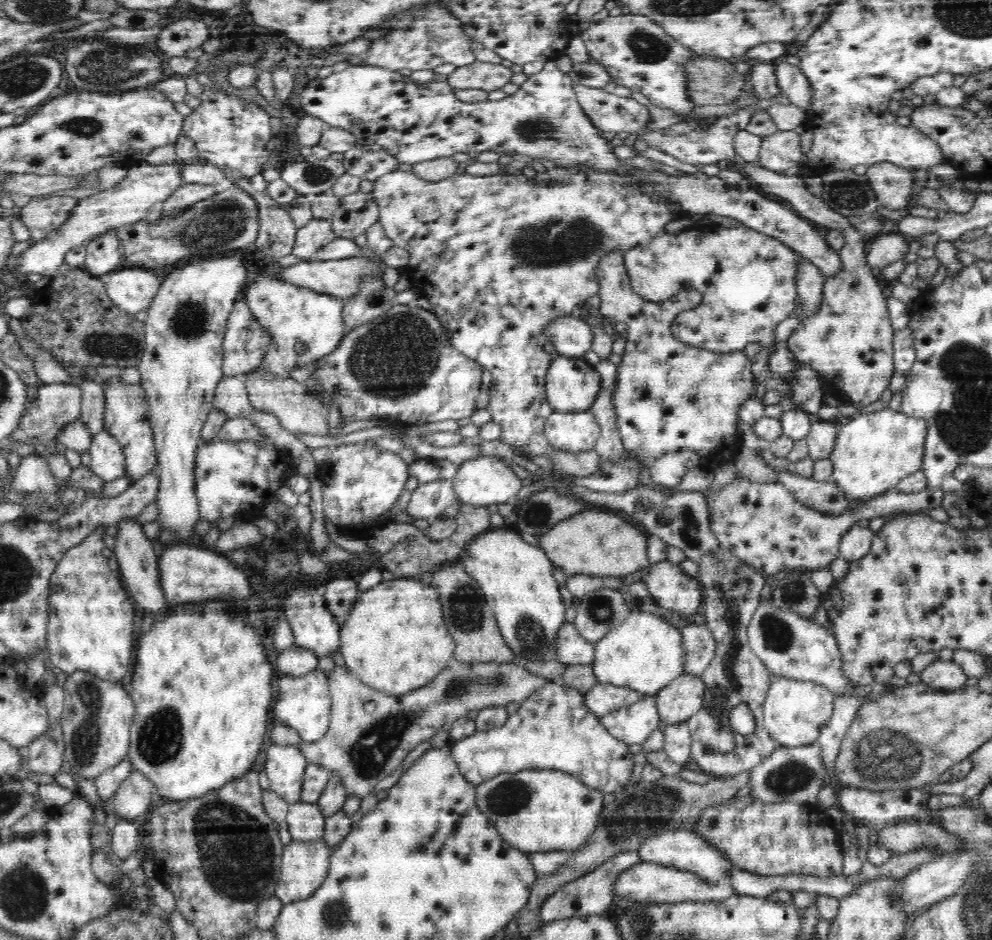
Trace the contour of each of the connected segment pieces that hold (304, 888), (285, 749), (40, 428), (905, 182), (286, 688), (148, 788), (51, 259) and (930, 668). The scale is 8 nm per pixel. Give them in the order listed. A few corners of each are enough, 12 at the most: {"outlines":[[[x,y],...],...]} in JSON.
{"outlines":[[[292,842],[283,851],[275,897],[306,900],[324,882],[332,849]],[[270,746],[270,790],[300,801],[308,763],[300,748]],[[42,384],[8,442],[48,444],[79,418],[82,393]],[[889,162],[867,167],[879,204],[910,207],[921,185]],[[320,668],[280,676],[275,722],[304,742],[330,728],[331,694]],[[138,770],[121,783],[107,809],[123,820],[144,820],[152,782]],[[142,160],[16,258],[52,277],[76,246],[142,221],[182,186],[180,160]],[[936,659],[919,672],[929,688],[956,691],[966,673],[953,659]]]}

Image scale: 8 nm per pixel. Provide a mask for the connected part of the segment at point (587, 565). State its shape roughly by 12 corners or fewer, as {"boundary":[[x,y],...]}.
{"boundary":[[586,510],[539,536],[567,576],[621,579],[651,566],[647,534]]}

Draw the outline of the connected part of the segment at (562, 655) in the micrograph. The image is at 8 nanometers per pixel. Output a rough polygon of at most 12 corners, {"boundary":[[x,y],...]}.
{"boundary":[[573,622],[558,631],[556,660],[591,664],[594,642],[579,637]]}

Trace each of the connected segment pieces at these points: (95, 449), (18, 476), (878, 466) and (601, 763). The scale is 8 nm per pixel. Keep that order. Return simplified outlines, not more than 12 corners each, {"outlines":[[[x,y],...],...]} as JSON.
{"outlines":[[[102,430],[89,448],[90,469],[105,481],[125,475],[120,443]],[[22,458],[9,485],[53,495],[57,482],[47,458]],[[884,405],[839,423],[829,459],[862,503],[921,470],[925,420]],[[560,681],[448,744],[474,785],[558,770],[626,788],[630,746]]]}

